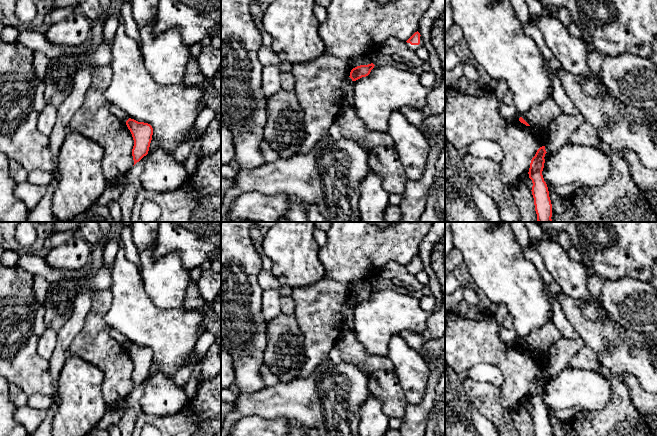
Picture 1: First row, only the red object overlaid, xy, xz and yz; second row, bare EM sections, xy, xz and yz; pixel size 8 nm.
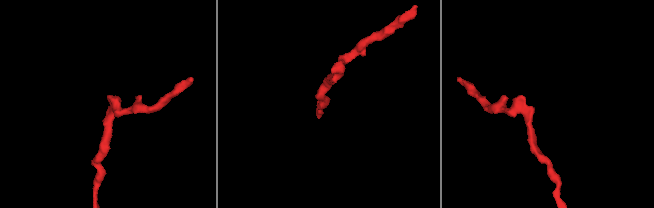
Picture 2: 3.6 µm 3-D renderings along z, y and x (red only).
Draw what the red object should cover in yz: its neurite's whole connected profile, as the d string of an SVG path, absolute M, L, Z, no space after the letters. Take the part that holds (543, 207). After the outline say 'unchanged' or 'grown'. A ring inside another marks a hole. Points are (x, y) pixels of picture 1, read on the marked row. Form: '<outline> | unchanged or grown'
M545 146L540 147L532 158L529 168L529 178L532 180L532 195L538 222L552 222L552 204L549 191L544 181L542 171L545 163Z | unchanged

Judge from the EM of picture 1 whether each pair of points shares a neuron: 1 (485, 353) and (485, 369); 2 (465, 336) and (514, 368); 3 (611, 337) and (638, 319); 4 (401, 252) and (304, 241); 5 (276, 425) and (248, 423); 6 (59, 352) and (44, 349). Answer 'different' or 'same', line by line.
1: different
2: same
3: different
4: different
5: same
6: different

